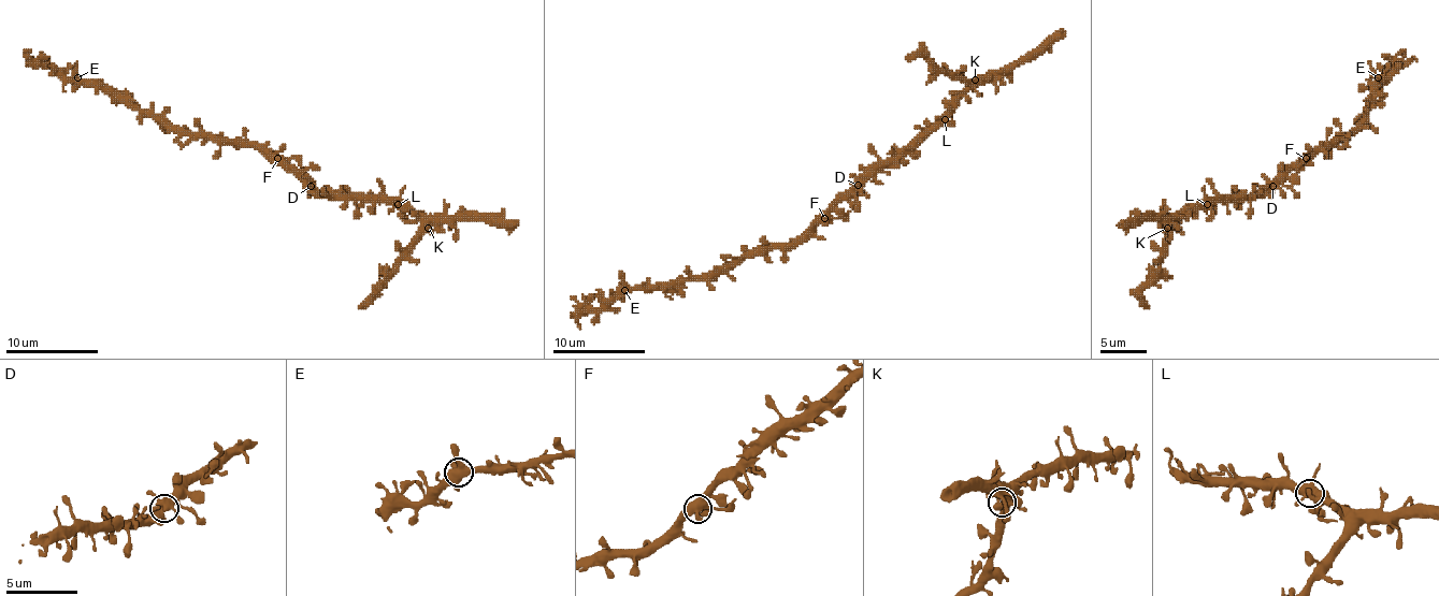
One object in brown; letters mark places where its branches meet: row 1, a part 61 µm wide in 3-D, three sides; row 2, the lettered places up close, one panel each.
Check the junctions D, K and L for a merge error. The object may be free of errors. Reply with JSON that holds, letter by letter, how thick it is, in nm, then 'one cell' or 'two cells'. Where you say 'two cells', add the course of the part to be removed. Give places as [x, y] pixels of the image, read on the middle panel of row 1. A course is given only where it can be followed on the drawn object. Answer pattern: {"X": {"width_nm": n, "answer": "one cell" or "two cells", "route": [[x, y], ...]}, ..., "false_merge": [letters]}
{"D": {"width_nm": 550, "answer": "one cell"}, "K": {"width_nm": 480, "answer": "one cell"}, "L": {"width_nm": 480, "answer": "one cell"}, "false_merge": []}

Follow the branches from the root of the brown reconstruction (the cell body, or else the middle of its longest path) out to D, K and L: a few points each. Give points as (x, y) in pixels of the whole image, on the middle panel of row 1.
D: (828, 214), (858, 186)
K: (828, 214), (852, 188), (892, 165), (975, 80)
L: (828, 214), (862, 182), (887, 165), (894, 165), (945, 119)

